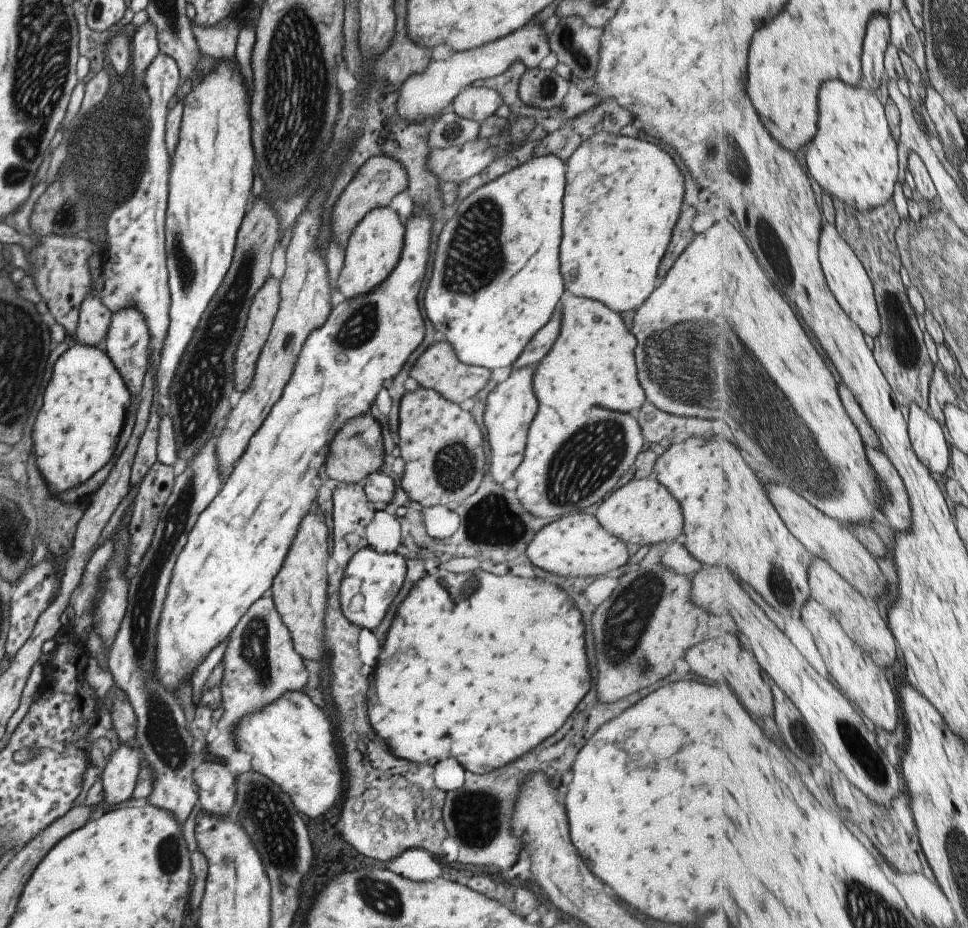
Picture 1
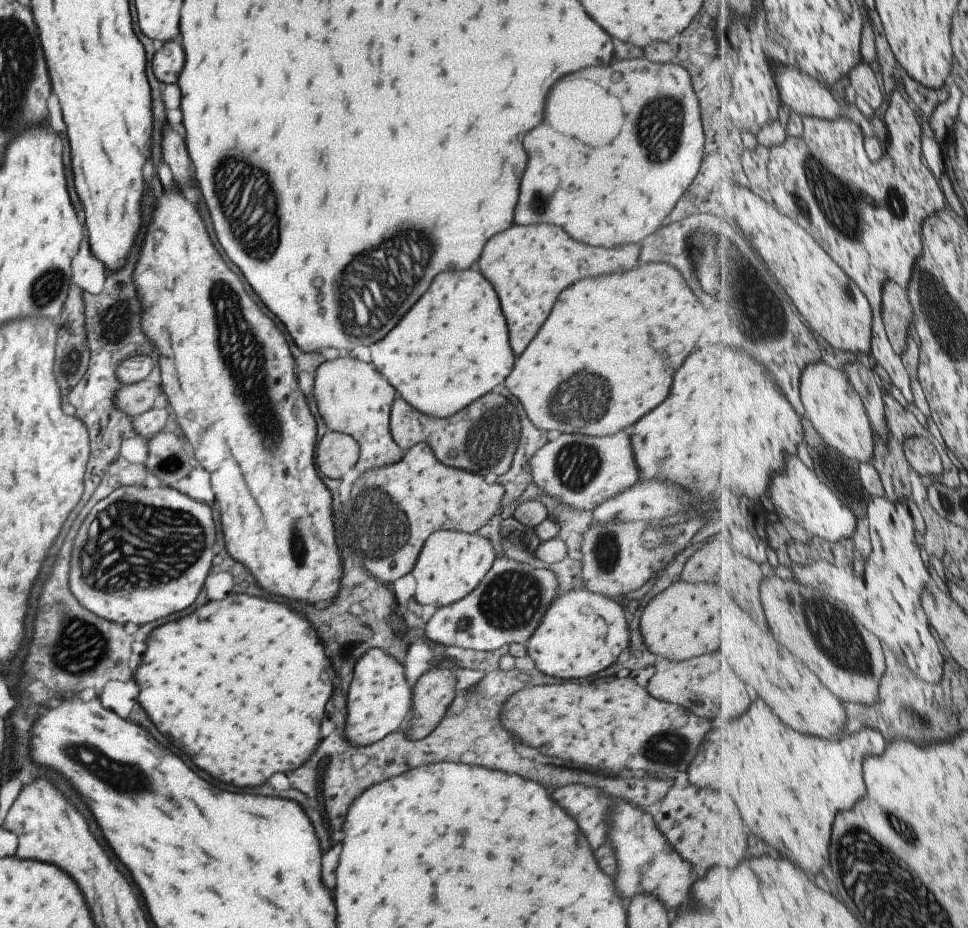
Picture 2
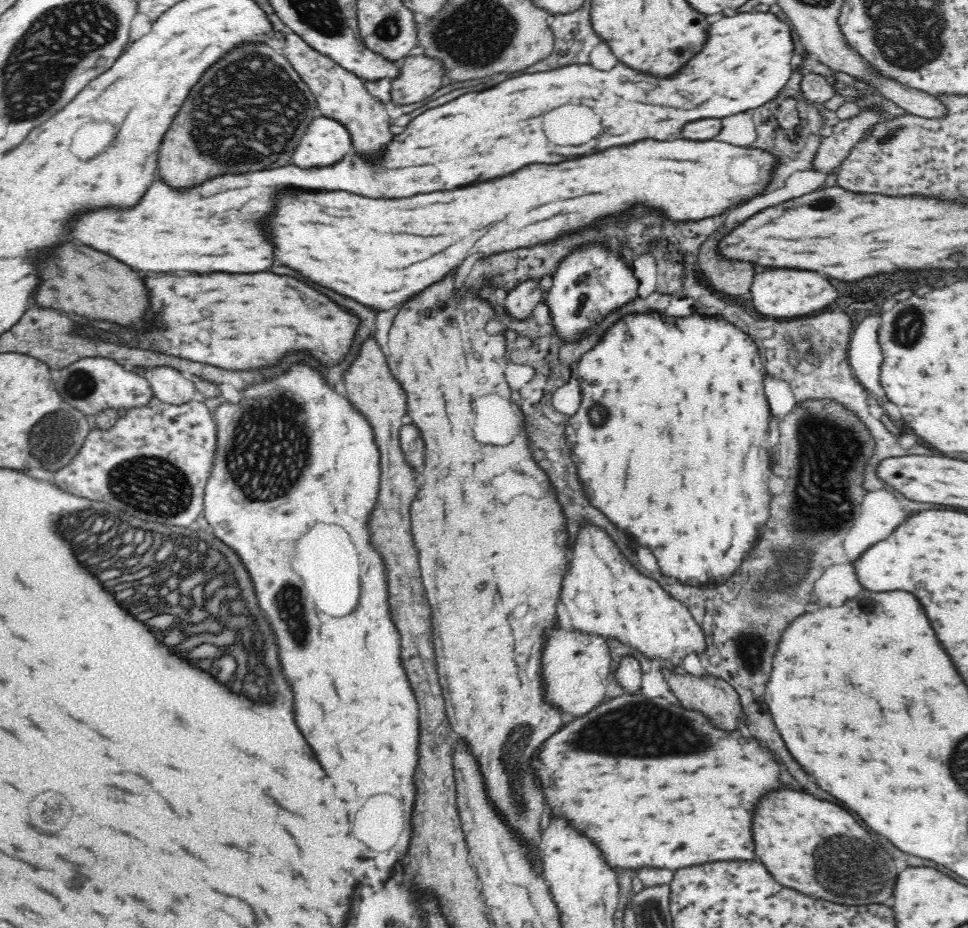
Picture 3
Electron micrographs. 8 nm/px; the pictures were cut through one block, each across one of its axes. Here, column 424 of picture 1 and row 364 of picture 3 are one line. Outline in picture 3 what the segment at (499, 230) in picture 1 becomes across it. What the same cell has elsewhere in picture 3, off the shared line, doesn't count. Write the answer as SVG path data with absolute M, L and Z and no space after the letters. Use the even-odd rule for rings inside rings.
M294 362L288 370L282 374L274 374L268 380L256 382L246 389L239 388L241 395L240 402L233 404L224 401L213 410L212 418L216 422L216 450L212 474L208 477L204 489L204 516L208 524L214 528L214 536L220 538L226 546L236 550L240 556L242 564L246 566L260 608L264 610L264 616L268 618L276 644L280 650L280 666L284 676L288 678L288 684L292 686L294 694L294 704L296 704L296 724L300 726L300 732L304 734L306 742L314 750L318 762L322 764L326 776L330 776L336 784L338 782L352 782L364 786L364 796L376 796L376 794L390 794L400 798L402 812L406 814L406 826L410 830L410 816L412 816L412 806L416 798L416 785L414 785L414 770L418 764L418 740L419 740L419 708L418 701L412 691L406 671L400 660L400 633L396 625L390 618L390 608L388 605L388 585L386 582L386 567L382 562L380 553L374 549L370 543L370 529L368 529L368 518L376 504L378 490L380 488L380 451L374 441L374 433L366 417L350 403L348 397L338 395L334 386L326 382L316 366L306 364L306 362ZM304 578L336 578L336 592L328 598L328 602L334 604L330 612L320 610L310 588L306 586Z

